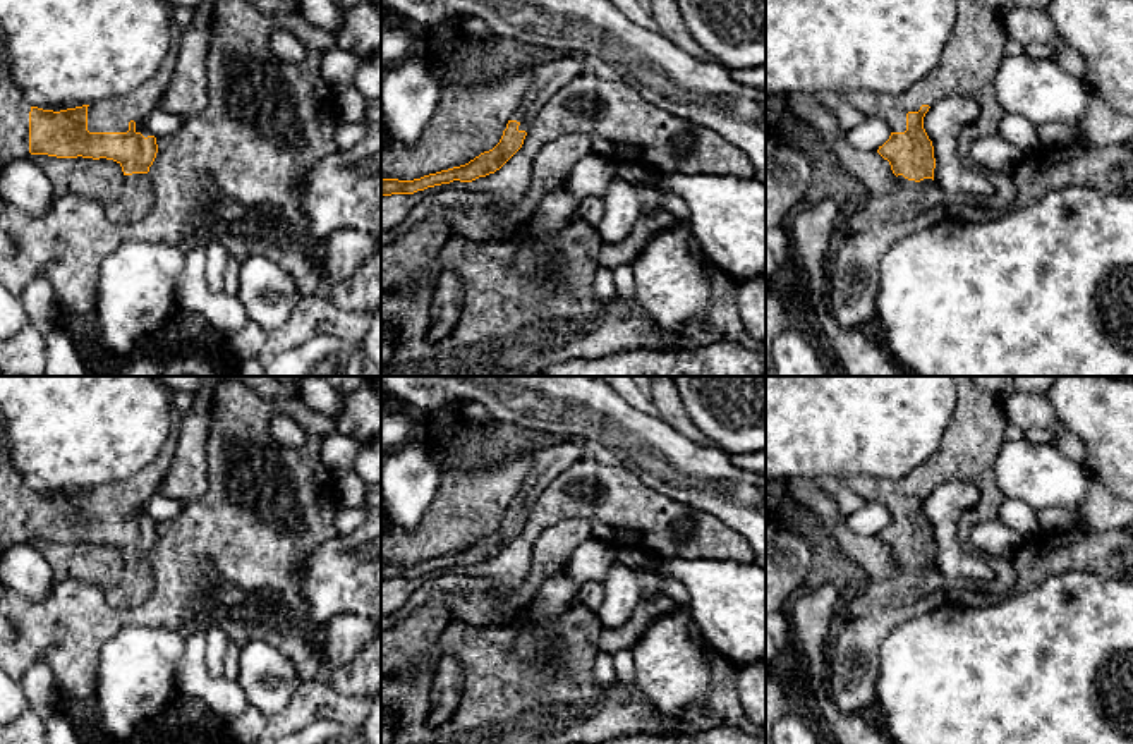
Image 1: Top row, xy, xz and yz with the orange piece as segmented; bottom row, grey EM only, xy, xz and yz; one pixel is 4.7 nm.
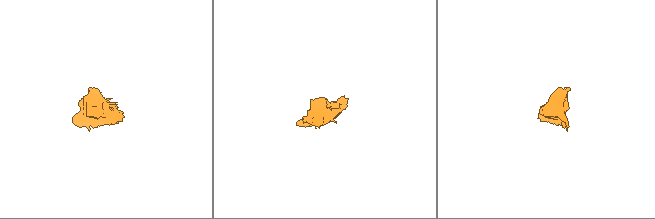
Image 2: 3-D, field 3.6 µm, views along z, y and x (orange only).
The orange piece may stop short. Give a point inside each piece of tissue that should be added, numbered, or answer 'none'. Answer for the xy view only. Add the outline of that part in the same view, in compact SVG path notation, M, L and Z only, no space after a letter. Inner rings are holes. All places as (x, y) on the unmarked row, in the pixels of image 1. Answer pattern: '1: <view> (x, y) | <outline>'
1: xy (110, 500) | M179 431L170 433L156 459L127 479L96 486L88 491L89 517L127 517L129 507L136 507L136 517L151 521L141 514L141 507L158 493L179 443Z
2: xy (138, 583) | M149 558L125 560L124 577L118 586L106 591L106 603L113 608L142 605L154 589Z

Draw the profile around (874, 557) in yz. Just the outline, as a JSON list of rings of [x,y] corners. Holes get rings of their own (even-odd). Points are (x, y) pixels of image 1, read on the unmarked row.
[[[790,478],[788,481],[793,498],[807,507],[838,541],[841,552],[858,564],[862,570],[877,581],[886,581],[896,569],[896,560],[888,545],[877,536],[862,536],[855,533],[836,500],[824,493],[815,481],[807,478]]]

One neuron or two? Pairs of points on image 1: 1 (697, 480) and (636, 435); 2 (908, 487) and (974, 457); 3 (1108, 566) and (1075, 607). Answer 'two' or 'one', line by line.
1: one
2: one
3: two

